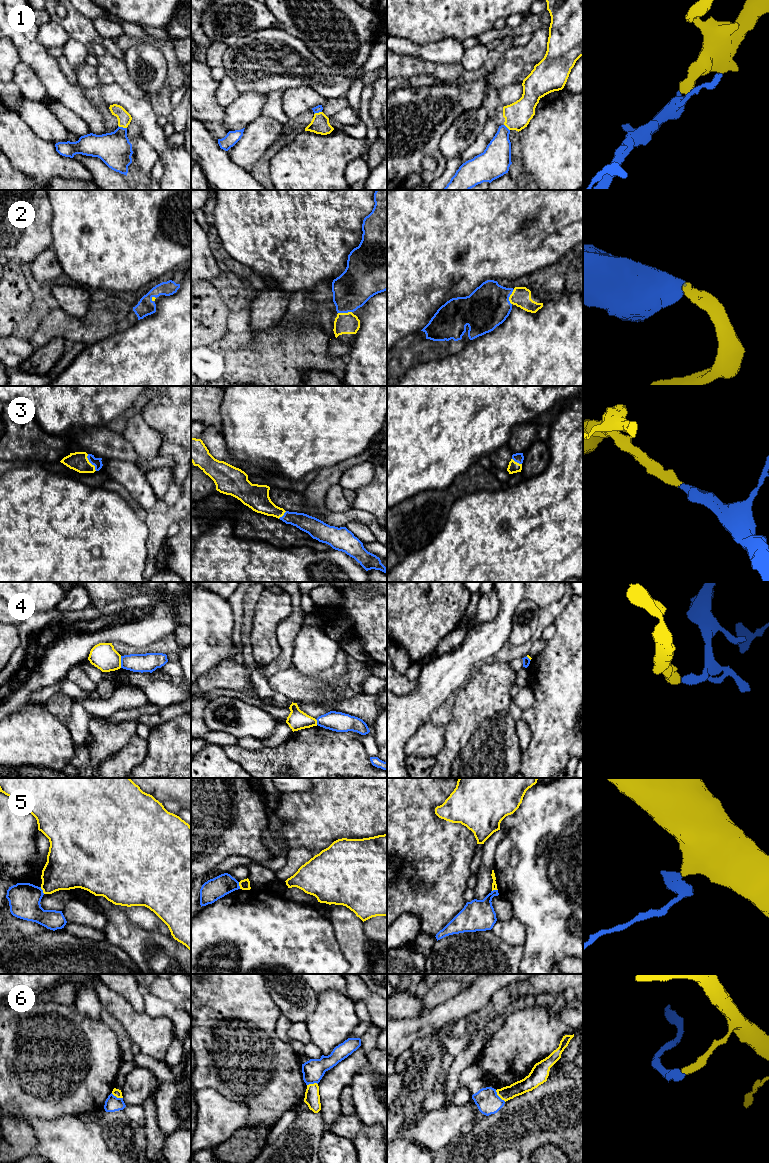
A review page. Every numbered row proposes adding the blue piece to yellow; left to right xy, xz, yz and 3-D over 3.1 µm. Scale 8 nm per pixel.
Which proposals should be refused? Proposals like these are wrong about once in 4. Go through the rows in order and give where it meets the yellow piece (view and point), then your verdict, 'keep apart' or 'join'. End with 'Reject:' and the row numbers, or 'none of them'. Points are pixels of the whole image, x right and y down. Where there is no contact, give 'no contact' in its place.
1: xy (122, 126) | join
2: yz (509, 297) | join
3: xy (89, 462) | join
4: xy (120, 662) | keep apart
5: xy (42, 889) | keep apart
6: yz (499, 1096) | keep apart
Reject: 4, 5, 6

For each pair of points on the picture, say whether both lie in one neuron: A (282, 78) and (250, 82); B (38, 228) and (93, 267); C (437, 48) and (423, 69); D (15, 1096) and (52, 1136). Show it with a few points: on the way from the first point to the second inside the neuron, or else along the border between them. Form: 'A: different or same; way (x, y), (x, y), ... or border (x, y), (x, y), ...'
A: same; way (274, 78), (258, 78)
B: different; border (53, 215), (51, 245)
C: different; border (405, 54), (435, 63), (451, 64)
D: different; border (58, 1116), (52, 1119), (26, 1116), (20, 1118)

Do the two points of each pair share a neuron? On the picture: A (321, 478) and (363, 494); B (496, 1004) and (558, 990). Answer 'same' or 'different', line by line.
A: different
B: same

